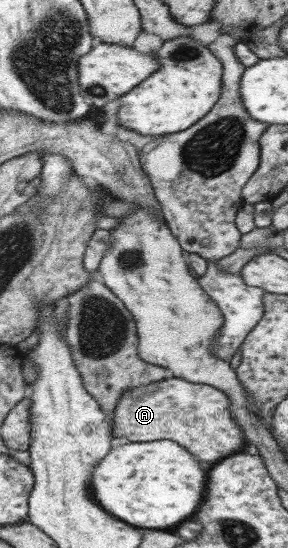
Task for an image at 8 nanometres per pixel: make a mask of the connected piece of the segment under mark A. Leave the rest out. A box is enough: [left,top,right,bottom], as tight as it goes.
[110,379,246,463]

